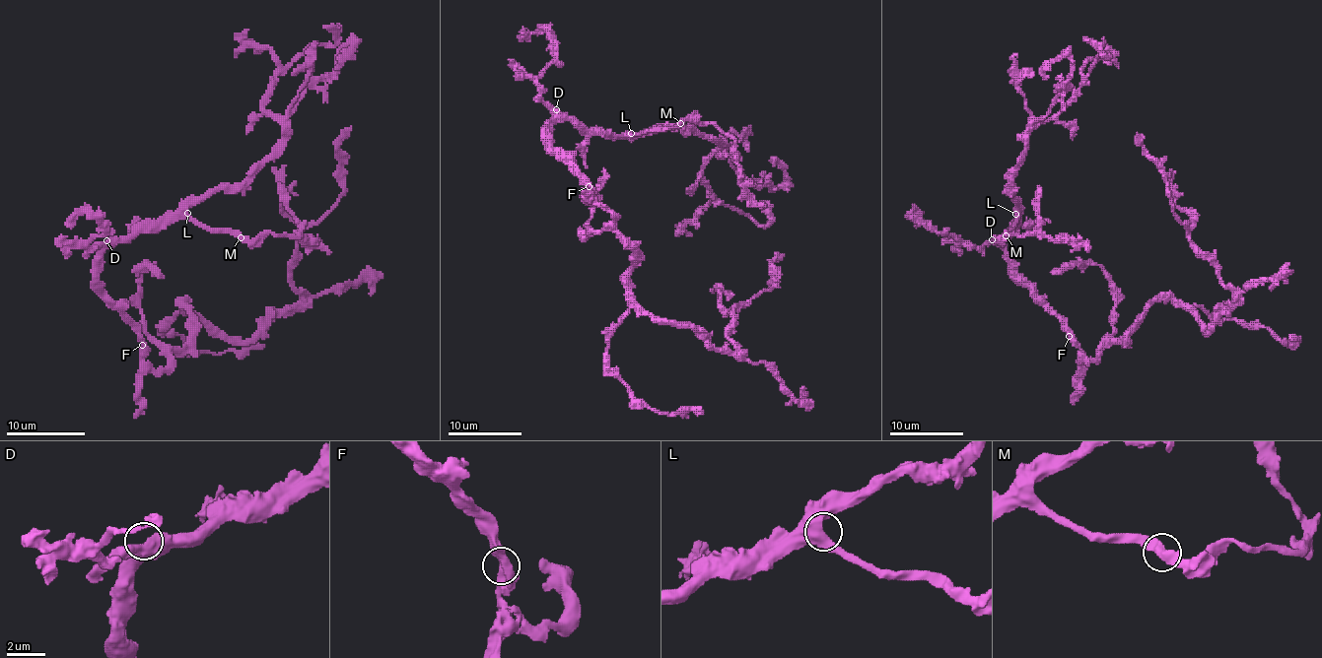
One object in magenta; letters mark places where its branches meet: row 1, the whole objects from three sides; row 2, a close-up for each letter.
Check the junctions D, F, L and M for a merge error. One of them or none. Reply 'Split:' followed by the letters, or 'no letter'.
Split: no letter

